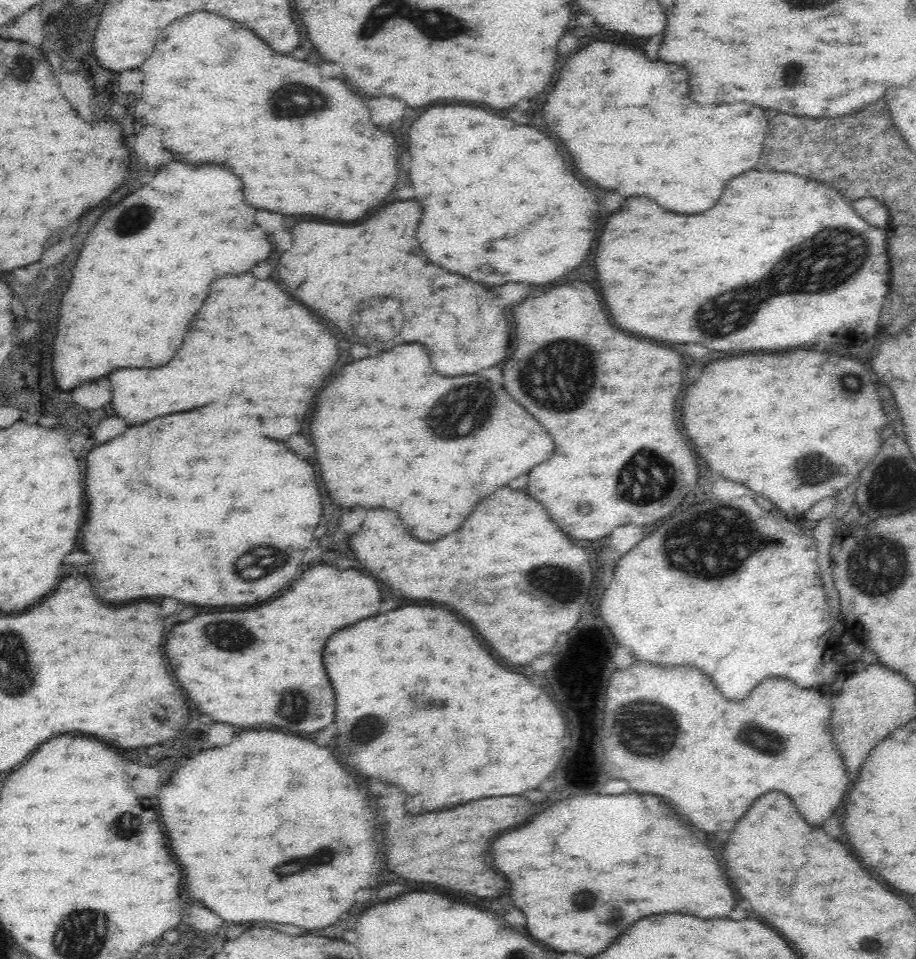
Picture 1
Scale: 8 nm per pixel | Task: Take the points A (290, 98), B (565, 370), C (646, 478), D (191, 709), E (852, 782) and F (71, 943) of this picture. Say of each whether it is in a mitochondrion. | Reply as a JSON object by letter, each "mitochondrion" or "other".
{"A":"mitochondrion","B":"mitochondrion","C":"mitochondrion","D":"other","E":"other","F":"mitochondrion"}

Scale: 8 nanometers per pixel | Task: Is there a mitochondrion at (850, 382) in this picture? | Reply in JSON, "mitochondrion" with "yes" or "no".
{"mitochondrion":"yes"}

